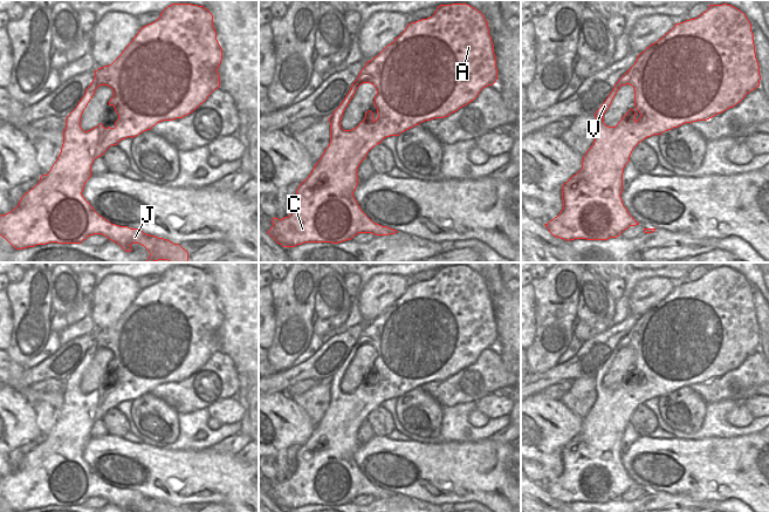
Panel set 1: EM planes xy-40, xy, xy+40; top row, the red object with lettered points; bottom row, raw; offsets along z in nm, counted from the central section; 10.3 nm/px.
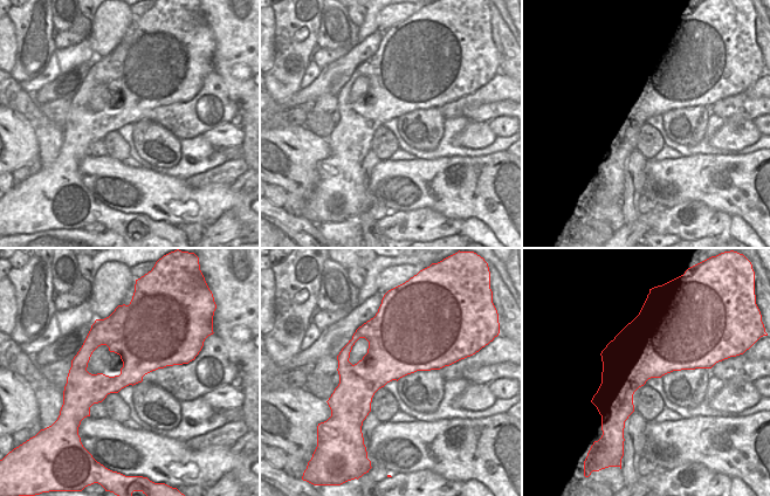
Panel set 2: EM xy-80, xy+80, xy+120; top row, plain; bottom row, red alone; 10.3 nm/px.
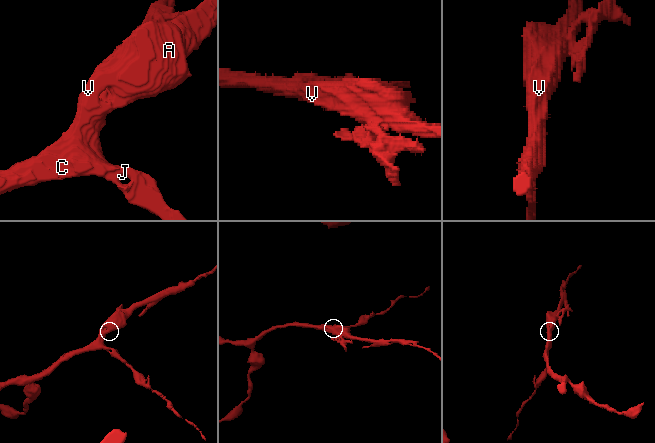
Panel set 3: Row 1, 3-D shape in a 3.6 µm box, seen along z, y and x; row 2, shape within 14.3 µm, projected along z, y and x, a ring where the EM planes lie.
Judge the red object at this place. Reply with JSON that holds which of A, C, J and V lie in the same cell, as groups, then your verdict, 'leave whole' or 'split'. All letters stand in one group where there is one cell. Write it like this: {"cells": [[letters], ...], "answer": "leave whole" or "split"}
{"cells": [["A", "C", "J", "V"]], "answer": "leave whole"}

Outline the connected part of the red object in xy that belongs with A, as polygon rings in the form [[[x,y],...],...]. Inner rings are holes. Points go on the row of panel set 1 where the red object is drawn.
[[[467,4],[440,5],[432,16],[408,23],[393,42],[365,63],[341,105],[329,117],[330,143],[311,173],[297,187],[296,209],[288,217],[273,218],[273,226],[267,233],[283,247],[295,247],[305,243],[338,244],[351,240],[358,233],[372,233],[375,235],[397,233],[397,230],[373,223],[355,199],[353,192],[359,183],[357,175],[359,164],[366,158],[368,152],[380,144],[384,138],[399,136],[425,121],[449,116],[473,102],[483,88],[493,86],[496,80],[496,56],[488,22],[483,14],[474,7]],[[363,83],[371,83],[377,90],[373,105],[377,108],[378,117],[375,120],[373,112],[369,110],[356,128],[344,130],[341,127],[343,112],[357,88]]]

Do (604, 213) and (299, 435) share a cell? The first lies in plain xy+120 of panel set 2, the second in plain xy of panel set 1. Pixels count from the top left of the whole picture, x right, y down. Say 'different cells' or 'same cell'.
same cell

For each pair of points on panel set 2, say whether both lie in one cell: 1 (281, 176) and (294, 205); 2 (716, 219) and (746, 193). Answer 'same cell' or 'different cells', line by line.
1: different cells
2: different cells

